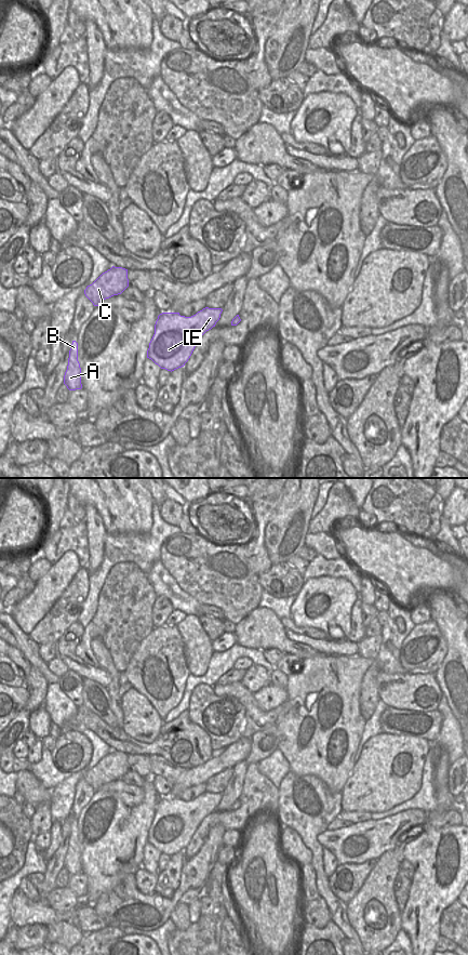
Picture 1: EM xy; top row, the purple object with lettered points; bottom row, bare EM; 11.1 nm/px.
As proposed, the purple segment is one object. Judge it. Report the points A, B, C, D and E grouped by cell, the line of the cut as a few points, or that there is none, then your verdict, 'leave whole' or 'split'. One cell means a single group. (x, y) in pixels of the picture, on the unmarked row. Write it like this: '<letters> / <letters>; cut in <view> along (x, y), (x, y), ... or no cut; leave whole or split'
A B C D E; no cut; leave whole

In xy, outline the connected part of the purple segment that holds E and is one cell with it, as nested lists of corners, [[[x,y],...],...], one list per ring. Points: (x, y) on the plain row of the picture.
[[[205,792],[191,801],[179,797],[160,798],[147,843],[171,857],[184,851],[202,820],[215,811],[222,796],[222,793]]]

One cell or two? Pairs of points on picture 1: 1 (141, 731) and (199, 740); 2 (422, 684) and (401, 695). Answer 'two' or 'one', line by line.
1: two
2: one

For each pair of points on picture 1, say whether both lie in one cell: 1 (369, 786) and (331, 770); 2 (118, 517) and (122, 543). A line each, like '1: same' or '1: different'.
1: different
2: different

